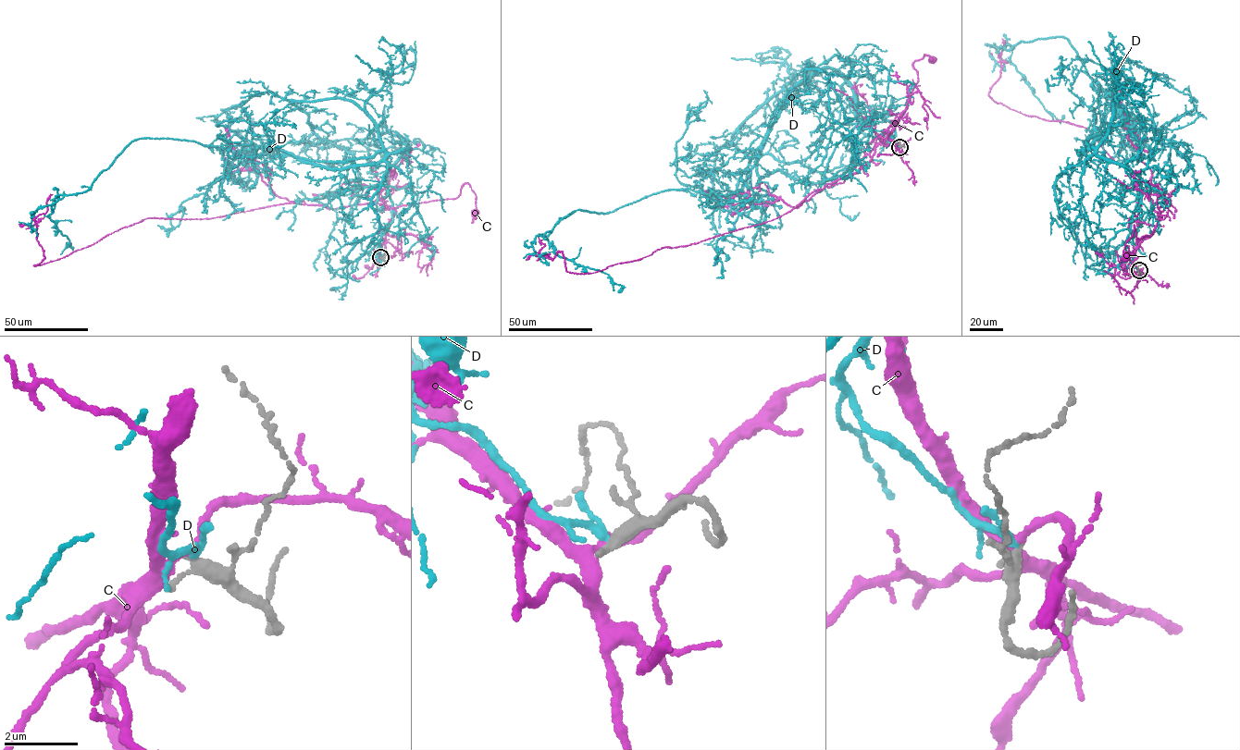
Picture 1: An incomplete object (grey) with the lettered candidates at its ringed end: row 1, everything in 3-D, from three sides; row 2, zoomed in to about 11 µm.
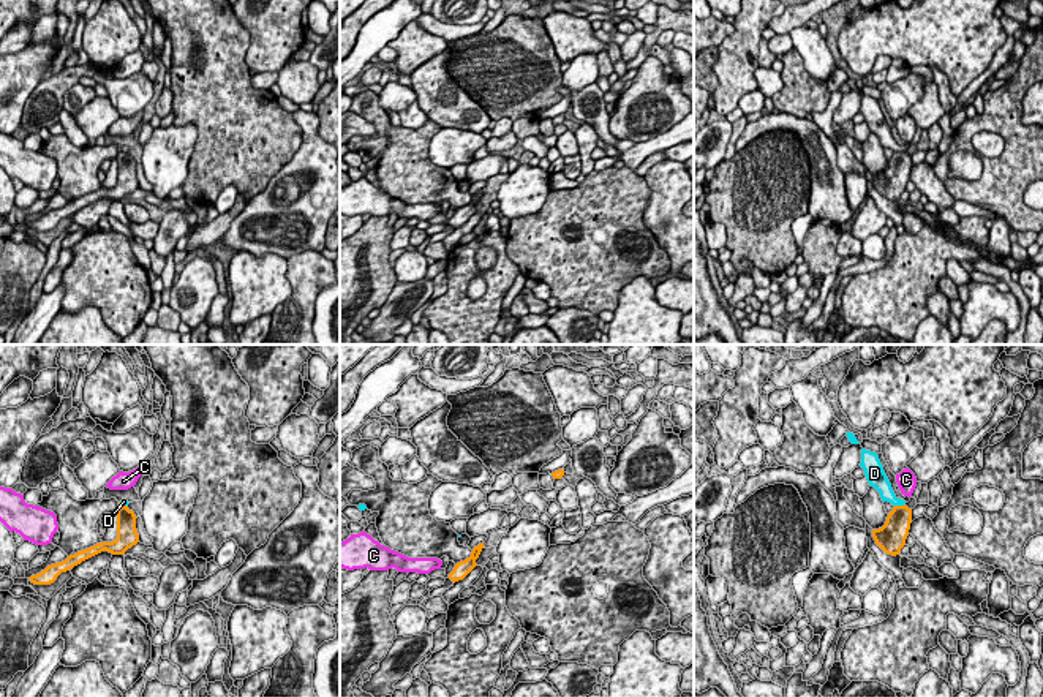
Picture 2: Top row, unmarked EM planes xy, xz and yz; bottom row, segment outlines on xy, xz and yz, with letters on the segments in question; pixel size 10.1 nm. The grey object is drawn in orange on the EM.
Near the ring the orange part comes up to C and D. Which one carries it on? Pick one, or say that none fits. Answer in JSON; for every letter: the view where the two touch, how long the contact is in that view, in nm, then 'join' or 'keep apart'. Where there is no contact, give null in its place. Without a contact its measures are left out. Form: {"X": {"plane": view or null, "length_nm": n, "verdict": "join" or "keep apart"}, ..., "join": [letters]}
{"C": {"plane": null, "verdict": "keep apart"}, "D": {"plane": "yz", "length_nm": 120, "verdict": "keep apart"}, "join": []}

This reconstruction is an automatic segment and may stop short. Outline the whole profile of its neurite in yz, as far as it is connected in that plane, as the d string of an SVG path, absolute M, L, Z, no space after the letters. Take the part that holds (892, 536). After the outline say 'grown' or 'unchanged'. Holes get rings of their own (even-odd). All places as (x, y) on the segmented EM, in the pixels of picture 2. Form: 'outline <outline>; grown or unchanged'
outline M894 506L882 528L872 529L875 544L888 555L899 555L912 523L912 509Z; unchanged

